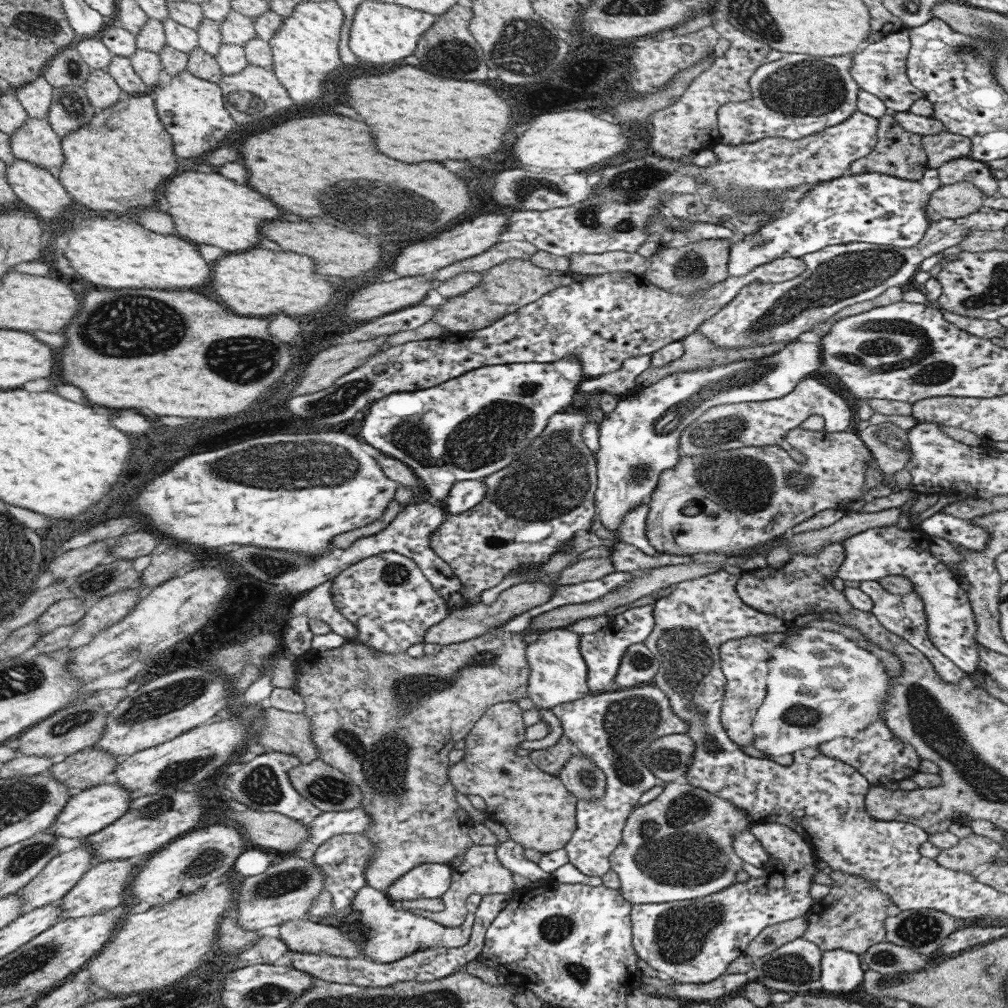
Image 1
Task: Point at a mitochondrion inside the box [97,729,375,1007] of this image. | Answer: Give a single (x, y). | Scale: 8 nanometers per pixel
(260, 786)

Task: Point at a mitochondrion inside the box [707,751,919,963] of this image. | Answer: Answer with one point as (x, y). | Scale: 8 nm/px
(767, 943)

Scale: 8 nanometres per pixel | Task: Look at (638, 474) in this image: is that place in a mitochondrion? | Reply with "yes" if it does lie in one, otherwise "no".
yes

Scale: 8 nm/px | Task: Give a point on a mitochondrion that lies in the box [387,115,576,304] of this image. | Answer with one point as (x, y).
(524, 188)

